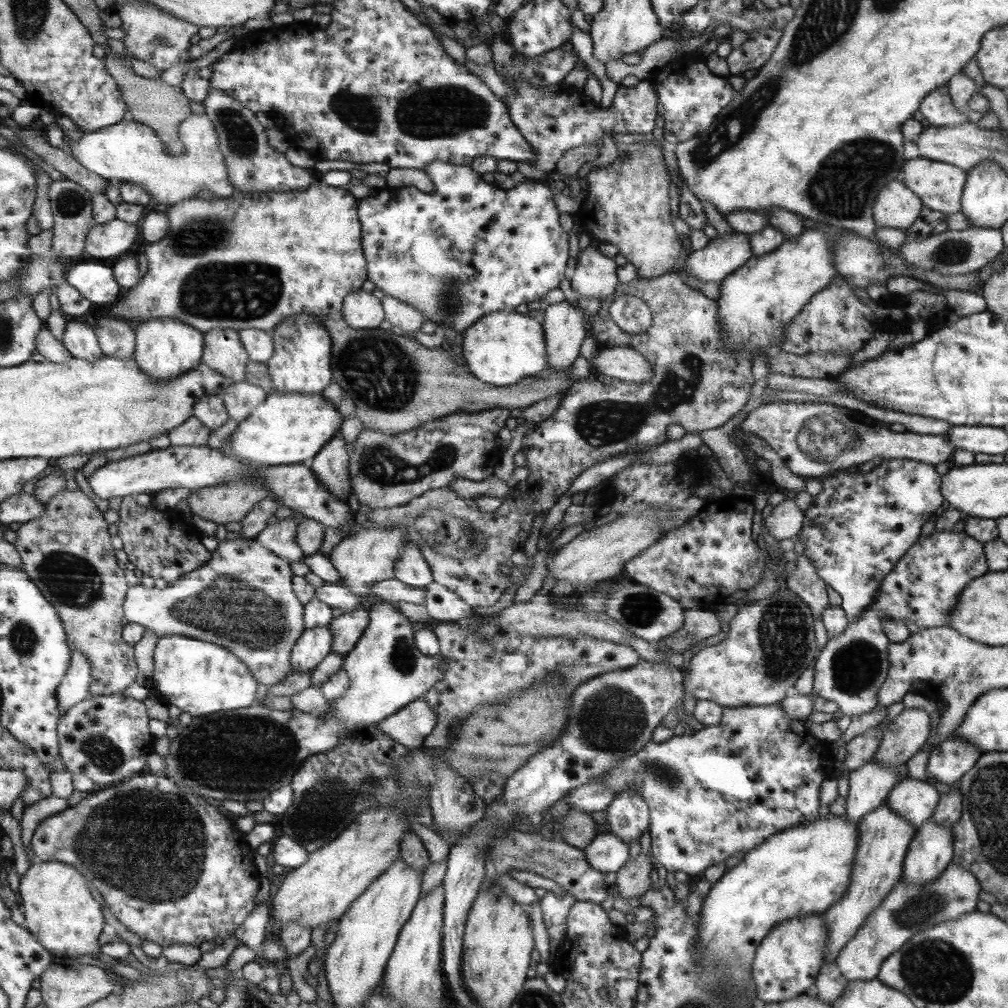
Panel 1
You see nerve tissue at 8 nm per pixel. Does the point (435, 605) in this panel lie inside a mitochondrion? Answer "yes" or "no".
no

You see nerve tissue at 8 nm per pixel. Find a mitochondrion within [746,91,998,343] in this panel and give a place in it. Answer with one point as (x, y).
(830, 190)

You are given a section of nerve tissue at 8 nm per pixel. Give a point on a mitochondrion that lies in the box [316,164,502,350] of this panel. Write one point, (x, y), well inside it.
(449, 303)

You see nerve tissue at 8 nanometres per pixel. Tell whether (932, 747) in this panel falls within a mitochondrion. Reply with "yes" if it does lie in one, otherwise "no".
no

